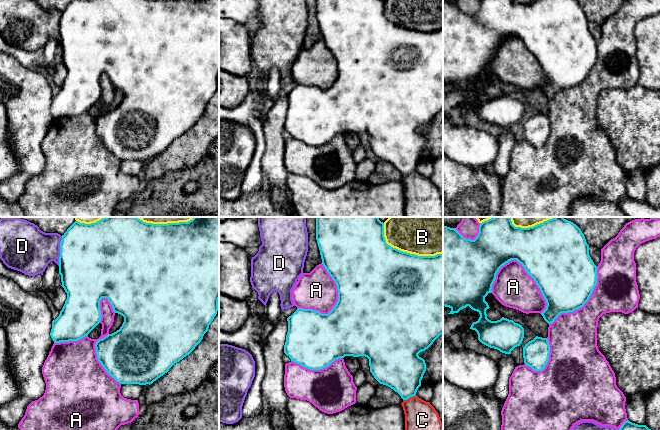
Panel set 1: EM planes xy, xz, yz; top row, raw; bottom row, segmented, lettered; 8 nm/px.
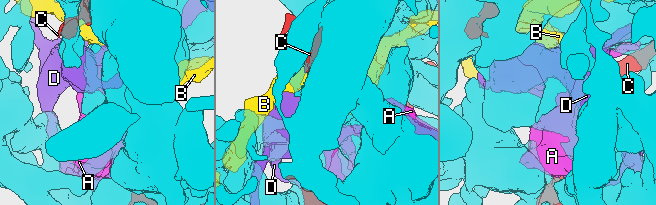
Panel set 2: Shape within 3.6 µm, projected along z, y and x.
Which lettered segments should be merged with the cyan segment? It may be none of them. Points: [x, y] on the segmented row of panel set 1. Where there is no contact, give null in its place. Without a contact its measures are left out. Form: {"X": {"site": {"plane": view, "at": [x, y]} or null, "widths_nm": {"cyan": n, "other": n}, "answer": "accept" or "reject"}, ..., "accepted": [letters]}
{"A": {"site": {"plane": "yz", "at": [534, 280]}, "widths_nm": {"cyan": 500, "other": 320}, "answer": "accept"}, "B": {"site": {"plane": "xz", "at": [405, 252]}, "widths_nm": {"cyan": 500, "other": 480}, "answer": "reject"}, "C": {"site": {"plane": "xz", "at": [409, 397]}, "widths_nm": {"cyan": 360, "other": 240}, "answer": "reject"}, "D": {"site": {"plane": "xy", "at": [60, 251]}, "widths_nm": {"cyan": 500, "other": 380}, "answer": "reject"}, "accepted": ["A"]}

